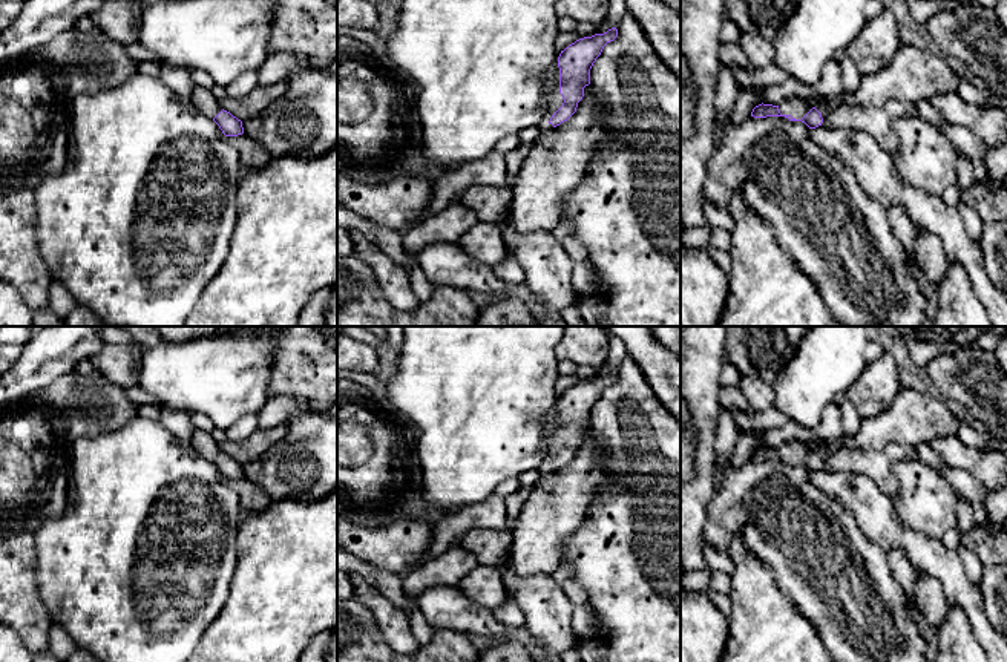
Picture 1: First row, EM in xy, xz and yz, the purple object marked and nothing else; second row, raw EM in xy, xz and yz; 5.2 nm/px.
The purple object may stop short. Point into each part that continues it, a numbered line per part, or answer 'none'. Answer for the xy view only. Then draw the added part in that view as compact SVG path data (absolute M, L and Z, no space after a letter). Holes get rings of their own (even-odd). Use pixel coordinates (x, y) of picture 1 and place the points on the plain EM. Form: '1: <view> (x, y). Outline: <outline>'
1: xy (204, 443). Outline: M204 431L195 432L192 438L192 444L198 451L199 455L202 455L205 460L212 463L222 454L215 438Z

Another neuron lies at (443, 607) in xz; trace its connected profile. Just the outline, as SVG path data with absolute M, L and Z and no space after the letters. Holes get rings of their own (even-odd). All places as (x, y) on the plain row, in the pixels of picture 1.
M434 587L421 592L415 604L434 630L452 630L500 639L506 636L503 625L489 608L464 596L458 587Z

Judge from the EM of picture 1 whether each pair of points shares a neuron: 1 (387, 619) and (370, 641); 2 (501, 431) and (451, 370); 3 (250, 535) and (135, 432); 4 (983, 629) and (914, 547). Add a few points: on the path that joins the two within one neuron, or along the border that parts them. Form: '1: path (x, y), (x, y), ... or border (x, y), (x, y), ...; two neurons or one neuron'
1: border (357, 601), (371, 613), (382, 639), (388, 645); two neurons
2: path (491, 416), (485, 403), (466, 385); one neuron
3: border (241, 524), (238, 529), (236, 561); two neurons
4: path (974, 607), (935, 564); one neuron

